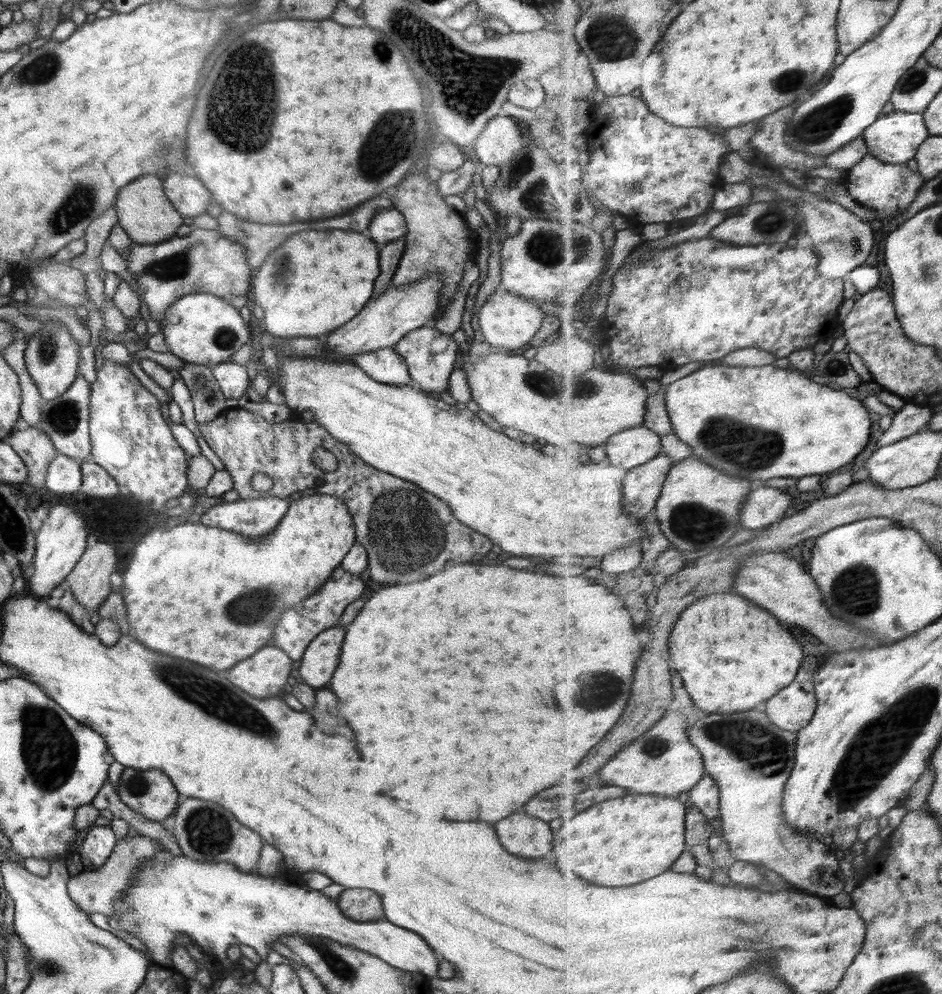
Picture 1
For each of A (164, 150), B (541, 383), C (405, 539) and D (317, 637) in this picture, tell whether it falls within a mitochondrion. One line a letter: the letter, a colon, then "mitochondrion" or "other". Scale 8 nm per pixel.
A: mitochondrion
B: mitochondrion
C: mitochondrion
D: other

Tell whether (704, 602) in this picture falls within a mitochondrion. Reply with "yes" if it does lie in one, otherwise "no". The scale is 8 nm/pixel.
no

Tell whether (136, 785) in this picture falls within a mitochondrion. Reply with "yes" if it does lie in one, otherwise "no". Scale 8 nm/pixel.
yes

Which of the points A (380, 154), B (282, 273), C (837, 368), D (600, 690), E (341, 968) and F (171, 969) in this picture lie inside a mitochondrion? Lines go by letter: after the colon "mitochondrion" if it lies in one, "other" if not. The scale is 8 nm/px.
A: mitochondrion
B: mitochondrion
C: mitochondrion
D: mitochondrion
E: mitochondrion
F: other

